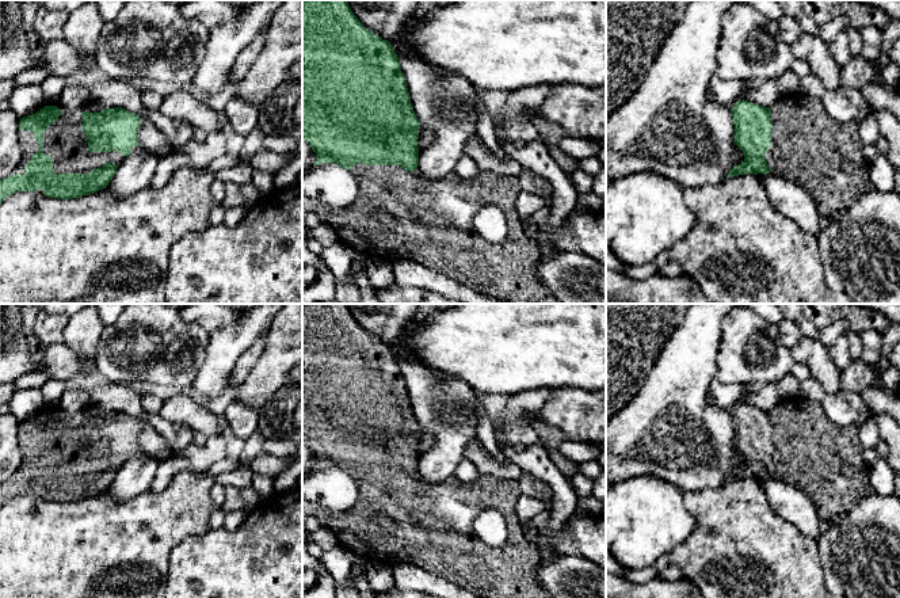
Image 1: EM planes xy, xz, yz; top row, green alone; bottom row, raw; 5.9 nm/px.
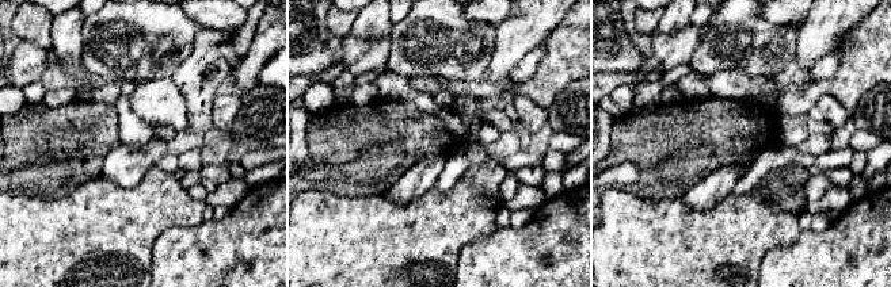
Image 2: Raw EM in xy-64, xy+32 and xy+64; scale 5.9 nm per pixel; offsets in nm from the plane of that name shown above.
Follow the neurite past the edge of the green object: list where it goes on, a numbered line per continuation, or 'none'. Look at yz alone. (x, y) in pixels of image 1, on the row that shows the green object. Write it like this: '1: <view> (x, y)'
1: yz (809, 148)

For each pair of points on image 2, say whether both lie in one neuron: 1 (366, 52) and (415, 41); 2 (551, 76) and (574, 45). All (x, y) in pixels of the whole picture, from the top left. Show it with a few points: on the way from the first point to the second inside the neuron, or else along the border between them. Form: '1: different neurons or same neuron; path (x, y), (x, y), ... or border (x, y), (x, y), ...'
1: different neurons; border (389, 33), (389, 52), (385, 67)
2: same neuron; path (558, 68), (571, 53)

